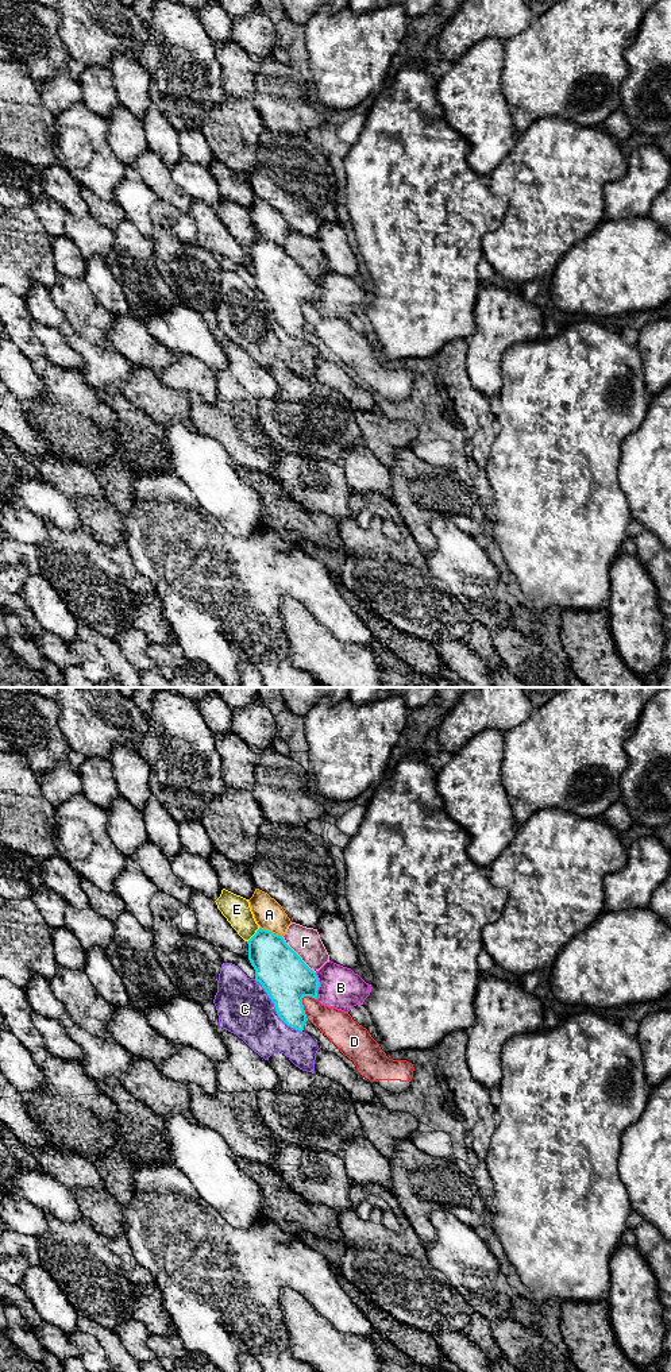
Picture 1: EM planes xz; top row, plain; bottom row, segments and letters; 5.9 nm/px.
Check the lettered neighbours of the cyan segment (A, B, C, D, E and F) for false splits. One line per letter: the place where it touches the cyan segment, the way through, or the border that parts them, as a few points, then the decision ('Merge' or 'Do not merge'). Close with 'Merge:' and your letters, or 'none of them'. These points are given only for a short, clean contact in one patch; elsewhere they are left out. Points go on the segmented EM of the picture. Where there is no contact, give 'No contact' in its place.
A: Touches cyan at xz (269, 931). Do not merge
B: Touches cyan at xz (319, 986). Do not merge
C: Touches cyan at xz (276, 1009). Do not merge
D: Touches cyan at xz (303, 1008). Do not merge
E: Touches cyan at xz (254, 935). Do not merge
F: Touches cyan at xz (297, 955). Do not merge
Merge: none of them

